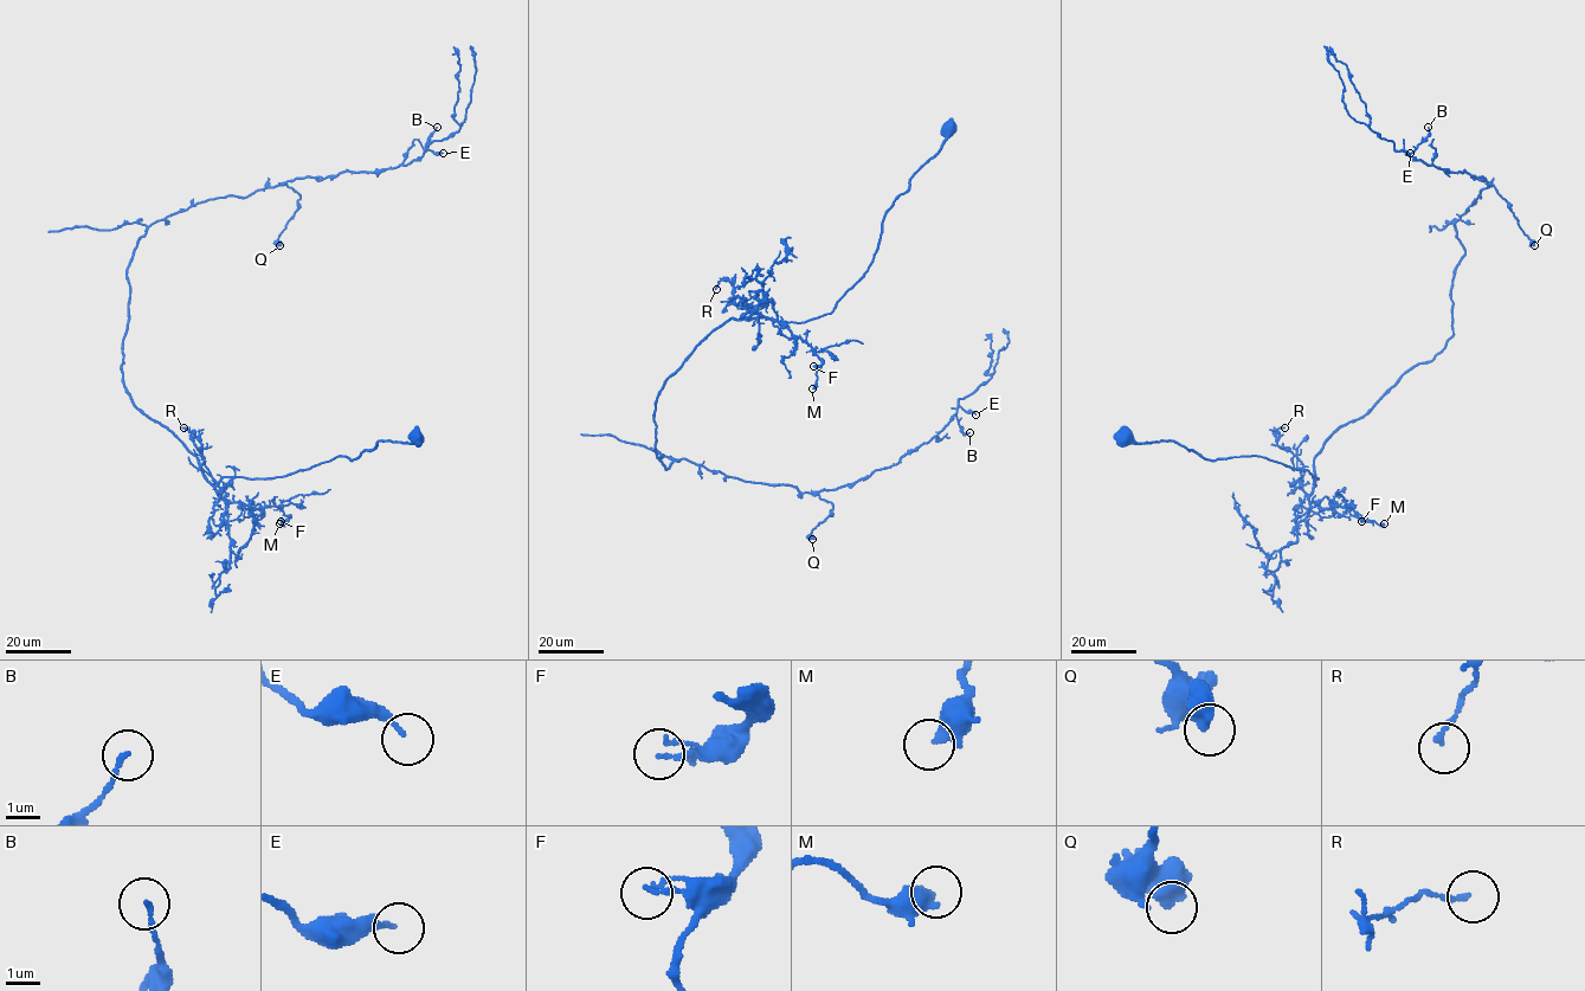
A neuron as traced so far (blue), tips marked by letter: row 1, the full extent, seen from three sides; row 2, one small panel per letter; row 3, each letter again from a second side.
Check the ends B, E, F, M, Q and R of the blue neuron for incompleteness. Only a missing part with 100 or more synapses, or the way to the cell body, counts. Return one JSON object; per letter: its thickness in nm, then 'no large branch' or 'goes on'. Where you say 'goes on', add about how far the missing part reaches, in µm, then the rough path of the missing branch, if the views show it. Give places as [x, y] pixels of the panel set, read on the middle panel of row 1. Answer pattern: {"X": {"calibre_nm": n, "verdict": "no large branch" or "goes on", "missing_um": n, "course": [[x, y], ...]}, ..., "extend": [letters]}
{"B": {"calibre_nm": 130, "verdict": "no large branch"}, "E": {"calibre_nm": 160, "verdict": "no large branch"}, "F": {"calibre_nm": 150, "verdict": "no large branch"}, "M": {"calibre_nm": 440, "verdict": "no large branch"}, "Q": {"calibre_nm": 600, "verdict": "no large branch"}, "R": {"calibre_nm": 140, "verdict": "no large branch"}, "extend": []}

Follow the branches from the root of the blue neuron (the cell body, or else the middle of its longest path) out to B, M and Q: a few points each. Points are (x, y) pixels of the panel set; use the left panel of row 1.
B: (416, 436), (211, 483), (124, 386), (127, 269), (145, 230), (178, 212), (406, 165), (437, 127)
M: (416, 436), (214, 486), (227, 502), (278, 507), (289, 516), (279, 523)
Q: (416, 436), (212, 484), (135, 405), (121, 367), (127, 269), (145, 230), (287, 184), (300, 198), (279, 245)

